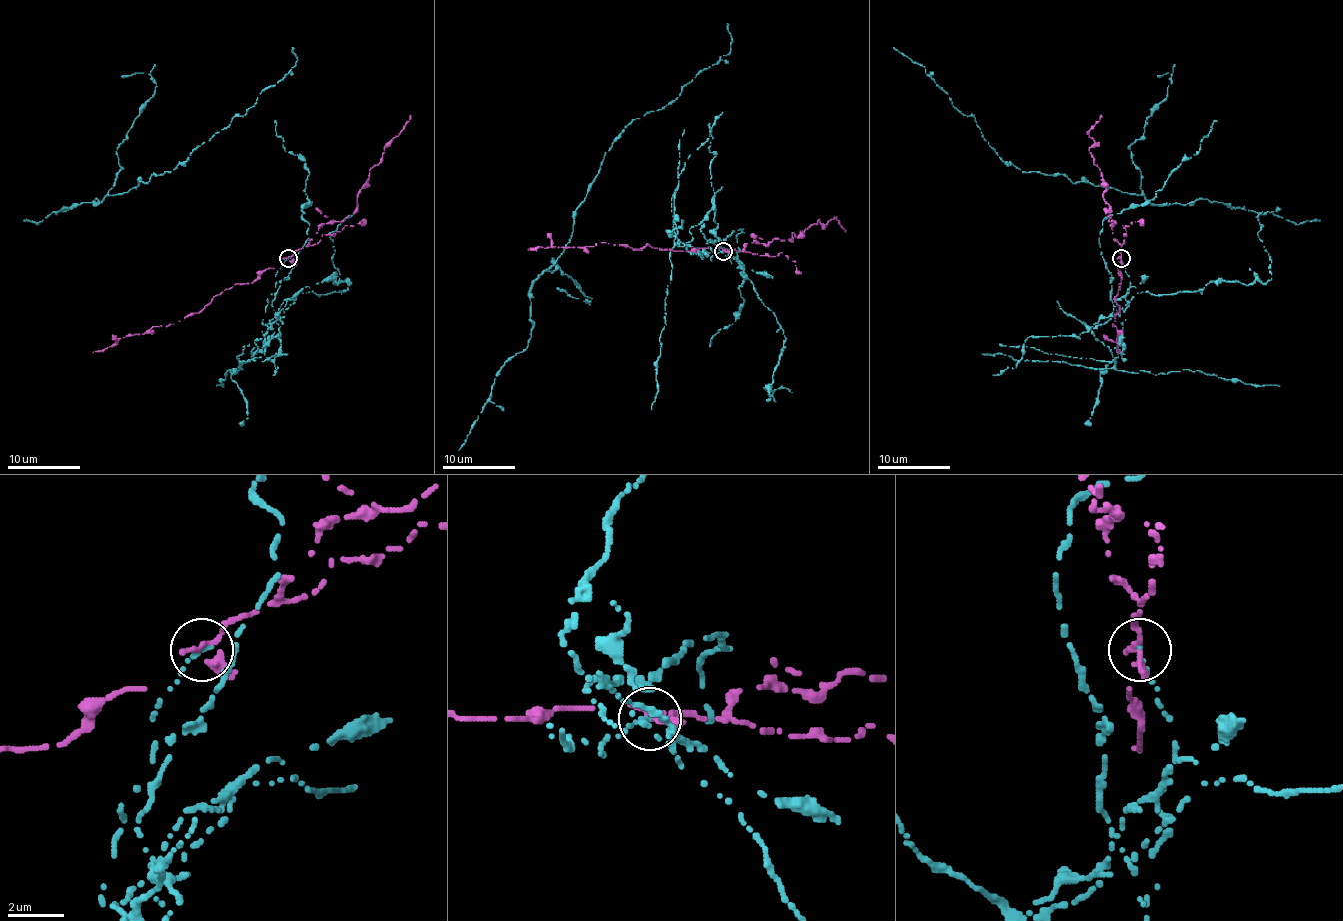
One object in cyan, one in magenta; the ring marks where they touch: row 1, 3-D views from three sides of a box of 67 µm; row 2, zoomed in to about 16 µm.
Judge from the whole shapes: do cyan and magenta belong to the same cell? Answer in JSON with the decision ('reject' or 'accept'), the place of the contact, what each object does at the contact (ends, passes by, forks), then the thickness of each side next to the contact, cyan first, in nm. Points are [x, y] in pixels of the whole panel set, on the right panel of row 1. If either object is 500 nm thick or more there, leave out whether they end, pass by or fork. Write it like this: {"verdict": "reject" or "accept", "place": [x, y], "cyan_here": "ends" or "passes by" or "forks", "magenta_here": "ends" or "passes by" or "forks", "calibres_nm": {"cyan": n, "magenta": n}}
{"verdict": "reject", "place": [1121, 258], "cyan_here": "ends", "magenta_here": "passes by", "calibres_nm": {"cyan": 170, "magenta": 170}}

